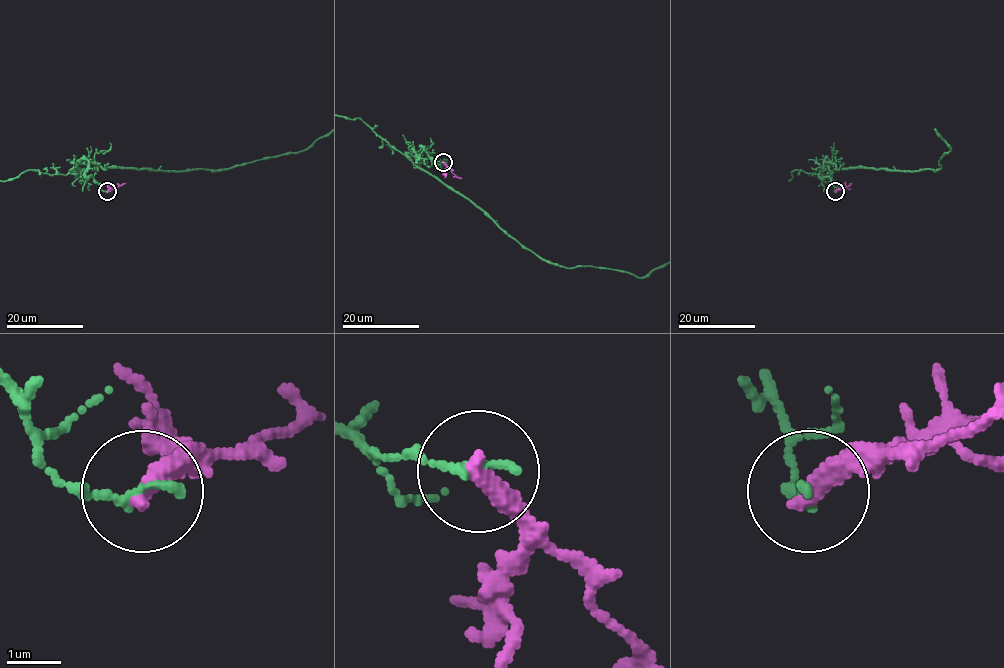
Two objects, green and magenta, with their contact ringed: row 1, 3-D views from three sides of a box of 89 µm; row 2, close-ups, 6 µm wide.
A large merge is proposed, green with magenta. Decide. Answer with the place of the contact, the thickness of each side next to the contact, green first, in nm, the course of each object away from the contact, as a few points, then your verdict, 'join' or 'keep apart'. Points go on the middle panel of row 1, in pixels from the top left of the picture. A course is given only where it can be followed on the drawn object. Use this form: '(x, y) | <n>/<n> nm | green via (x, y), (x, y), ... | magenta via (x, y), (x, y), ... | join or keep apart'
(443, 162) | 190/420 nm | magenta via (443, 162), (461, 179) | keep apart

